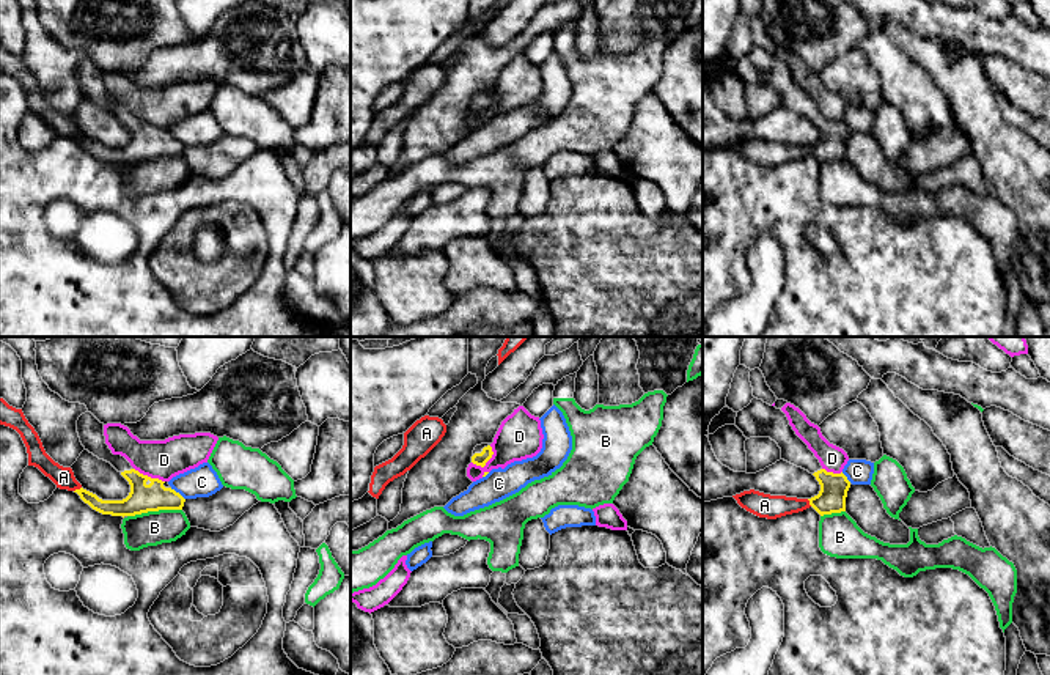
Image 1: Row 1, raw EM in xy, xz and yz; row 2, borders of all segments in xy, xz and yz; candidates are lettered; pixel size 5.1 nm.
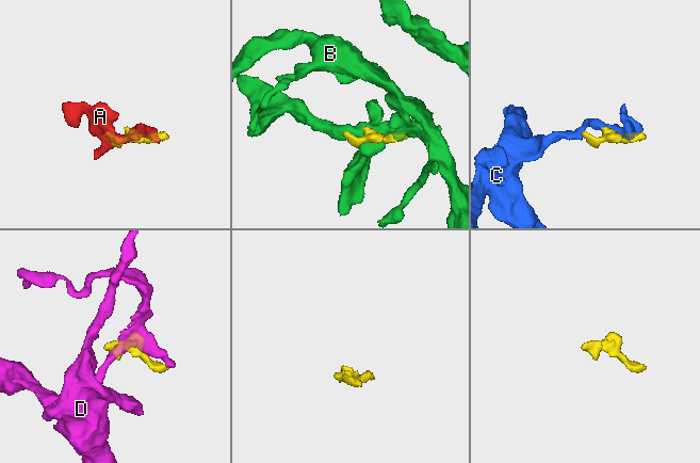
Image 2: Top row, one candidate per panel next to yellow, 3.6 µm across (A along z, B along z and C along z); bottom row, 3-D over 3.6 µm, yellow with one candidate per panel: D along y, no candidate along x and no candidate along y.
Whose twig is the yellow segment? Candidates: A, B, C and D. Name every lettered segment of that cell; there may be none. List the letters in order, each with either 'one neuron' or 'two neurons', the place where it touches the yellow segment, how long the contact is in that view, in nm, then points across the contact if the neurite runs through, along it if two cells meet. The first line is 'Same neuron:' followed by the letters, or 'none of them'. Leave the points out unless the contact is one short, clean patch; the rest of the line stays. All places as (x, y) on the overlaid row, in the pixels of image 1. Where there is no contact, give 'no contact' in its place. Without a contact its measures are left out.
Same neuron: none of them
A: two neurons; contact xy (77, 490); length 50 nm
B: two neurons; contact xy (154, 510); length 280 nm
C: two neurons; contact xy (178, 493); length 100 nm
D: two neurons; contact xz (488, 460); length 140 nm

